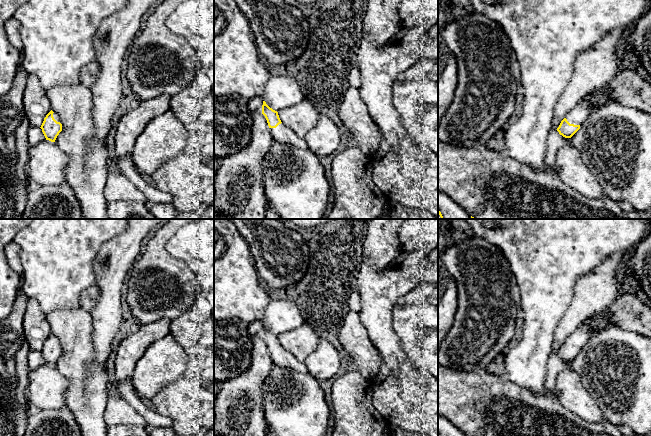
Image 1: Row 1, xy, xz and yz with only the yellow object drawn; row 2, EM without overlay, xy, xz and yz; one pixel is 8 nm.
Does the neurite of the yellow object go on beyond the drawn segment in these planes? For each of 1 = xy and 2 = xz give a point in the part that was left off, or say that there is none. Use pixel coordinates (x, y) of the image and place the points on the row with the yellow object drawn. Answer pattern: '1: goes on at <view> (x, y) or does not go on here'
1: goes on at xy (56, 116)
2: goes on at xz (281, 133)

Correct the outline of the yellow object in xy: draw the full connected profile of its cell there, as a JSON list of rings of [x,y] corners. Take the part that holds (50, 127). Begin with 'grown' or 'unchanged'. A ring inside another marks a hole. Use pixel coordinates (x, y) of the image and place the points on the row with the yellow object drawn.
grown; [[[52,110],[46,115],[40,127],[46,138],[51,142],[55,142],[57,136],[62,131],[59,115]]]

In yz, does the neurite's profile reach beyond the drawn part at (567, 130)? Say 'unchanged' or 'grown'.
grown

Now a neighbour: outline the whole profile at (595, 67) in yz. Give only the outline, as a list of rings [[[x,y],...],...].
[[[631,27],[612,30],[598,43],[578,54],[573,76],[556,104],[552,128],[547,136],[545,165],[548,169],[555,165],[558,150],[571,143],[571,138],[565,138],[557,131],[561,121],[565,118],[568,112],[586,96],[600,90],[603,86],[610,84],[614,76],[618,73],[618,55],[622,48],[623,40],[630,28]]]

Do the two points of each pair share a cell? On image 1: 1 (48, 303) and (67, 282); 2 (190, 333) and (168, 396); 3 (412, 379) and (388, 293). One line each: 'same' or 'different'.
1: same
2: same
3: same

